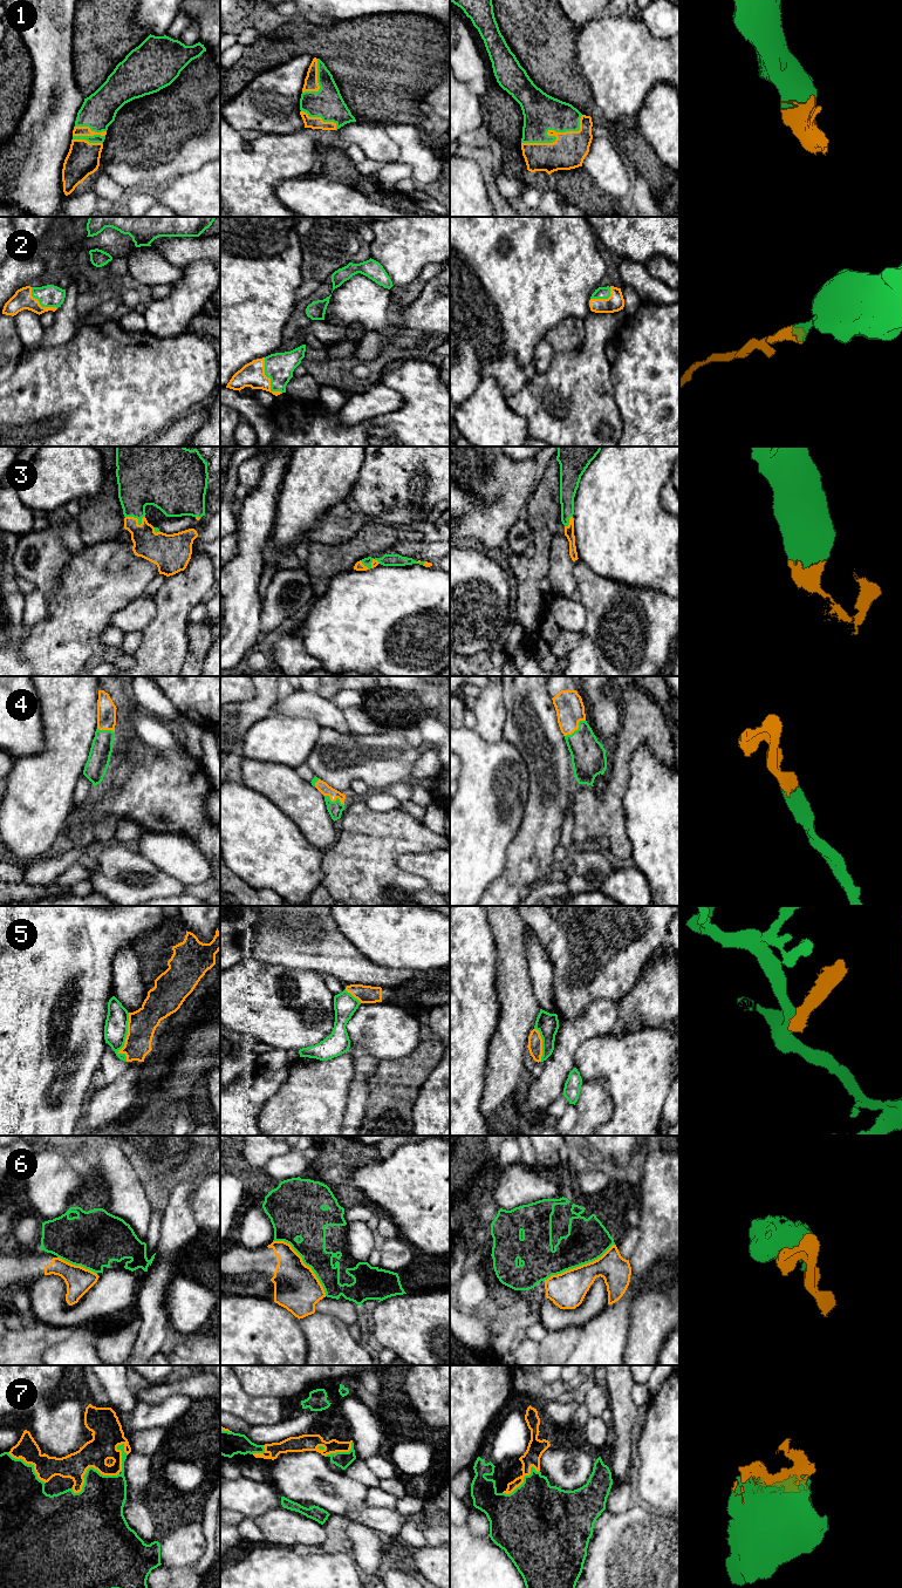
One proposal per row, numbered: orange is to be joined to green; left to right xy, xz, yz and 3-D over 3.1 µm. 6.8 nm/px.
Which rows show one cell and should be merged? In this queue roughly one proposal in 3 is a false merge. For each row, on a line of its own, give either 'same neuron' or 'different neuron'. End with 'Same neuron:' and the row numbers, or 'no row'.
1: same neuron
2: same neuron
3: same neuron
4: same neuron
5: different neuron
6: different neuron
7: same neuron
Same neuron: 1, 2, 3, 4, 7

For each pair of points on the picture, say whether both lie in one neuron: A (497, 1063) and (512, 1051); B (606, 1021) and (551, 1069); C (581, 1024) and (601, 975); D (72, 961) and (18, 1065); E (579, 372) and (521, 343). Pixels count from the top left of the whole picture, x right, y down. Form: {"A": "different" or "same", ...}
{"A": "same", "B": "same", "C": "different", "D": "same", "E": "different"}

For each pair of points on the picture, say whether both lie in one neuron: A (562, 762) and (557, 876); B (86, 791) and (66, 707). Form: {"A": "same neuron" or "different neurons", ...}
{"A": "different neurons", "B": "different neurons"}

